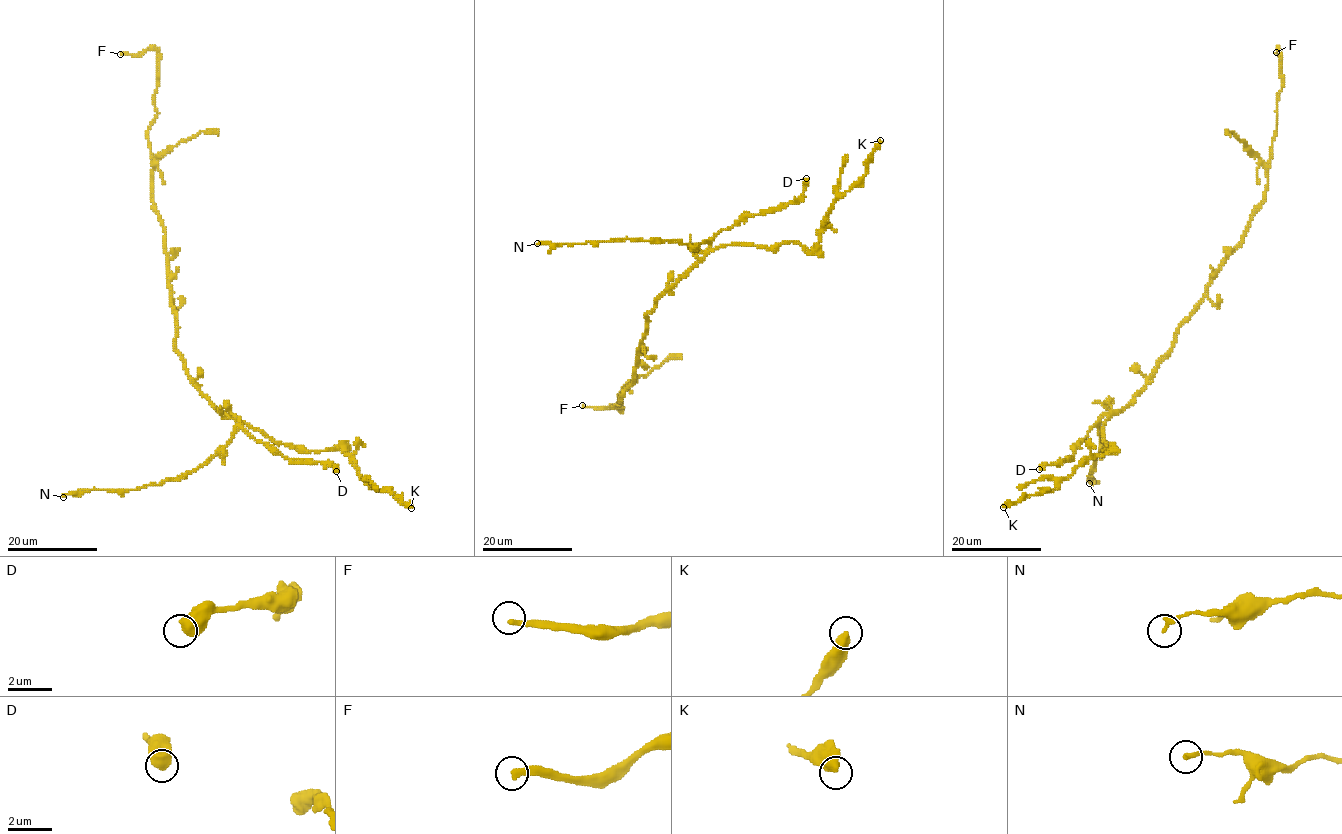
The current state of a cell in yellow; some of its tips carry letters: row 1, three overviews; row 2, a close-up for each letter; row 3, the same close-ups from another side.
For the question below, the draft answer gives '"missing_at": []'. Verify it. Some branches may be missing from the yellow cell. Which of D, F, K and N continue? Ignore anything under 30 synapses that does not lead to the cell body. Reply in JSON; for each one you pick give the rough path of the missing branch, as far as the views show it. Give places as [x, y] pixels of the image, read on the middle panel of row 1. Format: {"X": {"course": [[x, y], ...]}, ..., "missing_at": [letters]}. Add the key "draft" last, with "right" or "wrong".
{"missing_at": ["F"], "draft": "wrong"}

